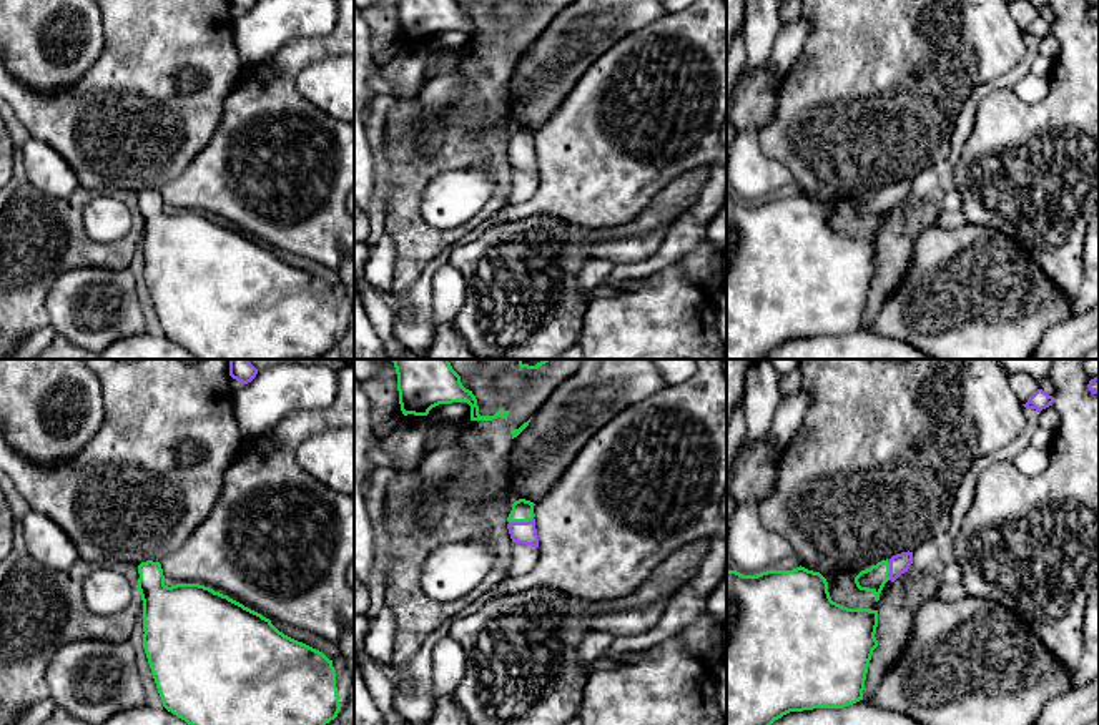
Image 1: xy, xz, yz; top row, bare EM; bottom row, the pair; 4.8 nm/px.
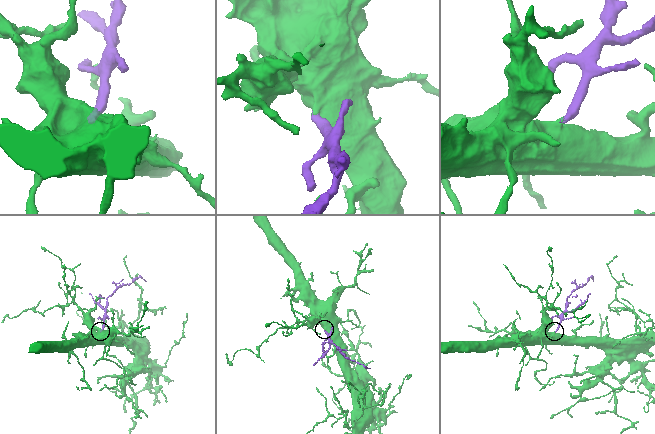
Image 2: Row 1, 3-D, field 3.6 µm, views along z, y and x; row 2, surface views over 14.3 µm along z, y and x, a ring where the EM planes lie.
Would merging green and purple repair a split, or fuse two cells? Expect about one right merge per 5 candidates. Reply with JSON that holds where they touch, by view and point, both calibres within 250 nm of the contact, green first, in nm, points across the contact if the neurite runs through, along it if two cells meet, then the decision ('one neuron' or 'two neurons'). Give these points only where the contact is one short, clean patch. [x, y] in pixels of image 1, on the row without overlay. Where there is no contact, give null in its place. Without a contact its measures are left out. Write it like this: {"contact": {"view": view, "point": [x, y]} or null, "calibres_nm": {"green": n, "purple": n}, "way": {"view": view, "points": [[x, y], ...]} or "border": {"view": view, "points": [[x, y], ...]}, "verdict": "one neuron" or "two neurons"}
{"contact": {"view": "xz", "point": [521, 148]}, "calibres_nm": {"green": 110, "purple": 110}, "way": {"view": "xz", "points": [[522, 138], [521, 148], [522, 160]]}, "verdict": "one neuron"}

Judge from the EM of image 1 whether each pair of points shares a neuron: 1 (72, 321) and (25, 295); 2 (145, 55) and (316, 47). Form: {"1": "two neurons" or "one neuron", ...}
{"1": "two neurons", "2": "two neurons"}

